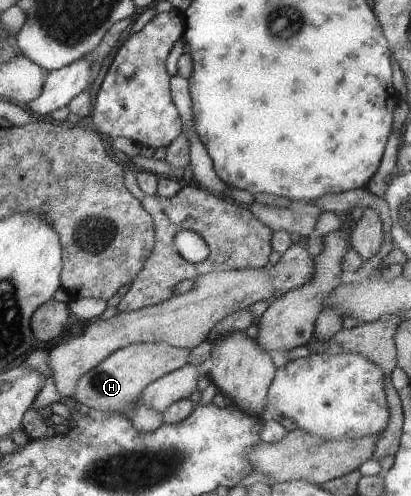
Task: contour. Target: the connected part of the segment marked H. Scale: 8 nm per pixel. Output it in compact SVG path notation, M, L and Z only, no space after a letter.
M132 343L127 347L112 352L107 359L102 360L94 370L88 372L80 381L78 394L74 397L77 402L88 404L102 412L121 412L132 408L136 400L143 395L151 383L161 376L175 371L188 363L191 356L189 349L172 347L166 343Z

